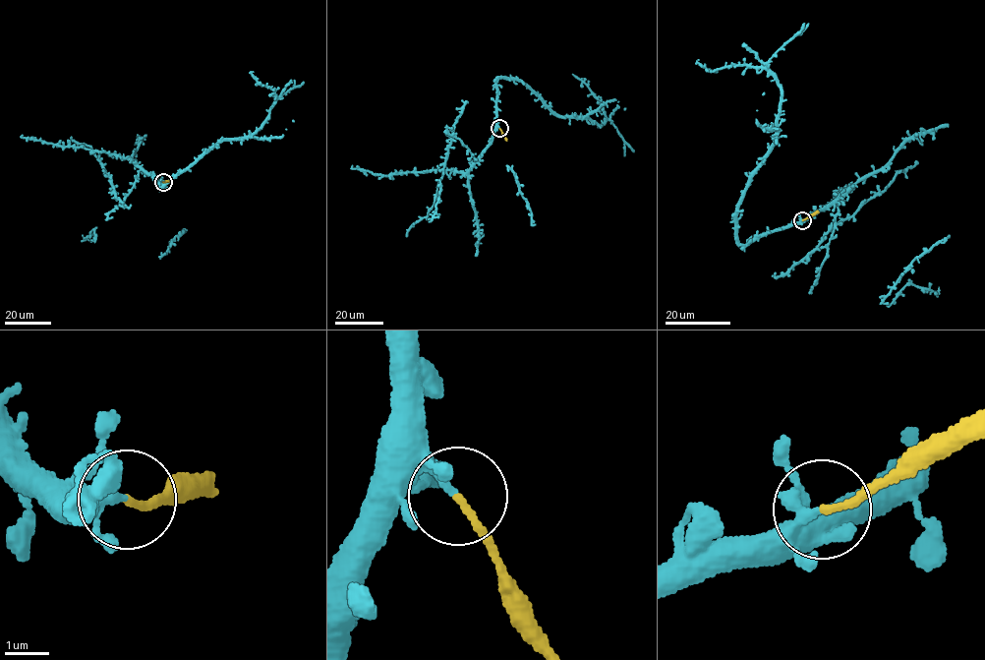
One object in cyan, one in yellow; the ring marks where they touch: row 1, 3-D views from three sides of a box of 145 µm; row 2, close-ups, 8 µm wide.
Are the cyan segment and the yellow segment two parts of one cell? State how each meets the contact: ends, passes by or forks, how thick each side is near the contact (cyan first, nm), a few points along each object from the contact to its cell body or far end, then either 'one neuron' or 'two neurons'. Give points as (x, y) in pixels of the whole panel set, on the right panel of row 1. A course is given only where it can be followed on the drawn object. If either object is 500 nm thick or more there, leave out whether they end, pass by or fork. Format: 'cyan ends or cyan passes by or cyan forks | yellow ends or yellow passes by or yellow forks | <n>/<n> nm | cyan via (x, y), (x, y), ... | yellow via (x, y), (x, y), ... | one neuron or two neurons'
cyan ends | yellow ends | 280/160 nm | cyan via (802, 220), (739, 244), (738, 204), (773, 146), (781, 90), (764, 68), (711, 71), (698, 59) | yellow via (802, 220), (818, 211) | two neurons

